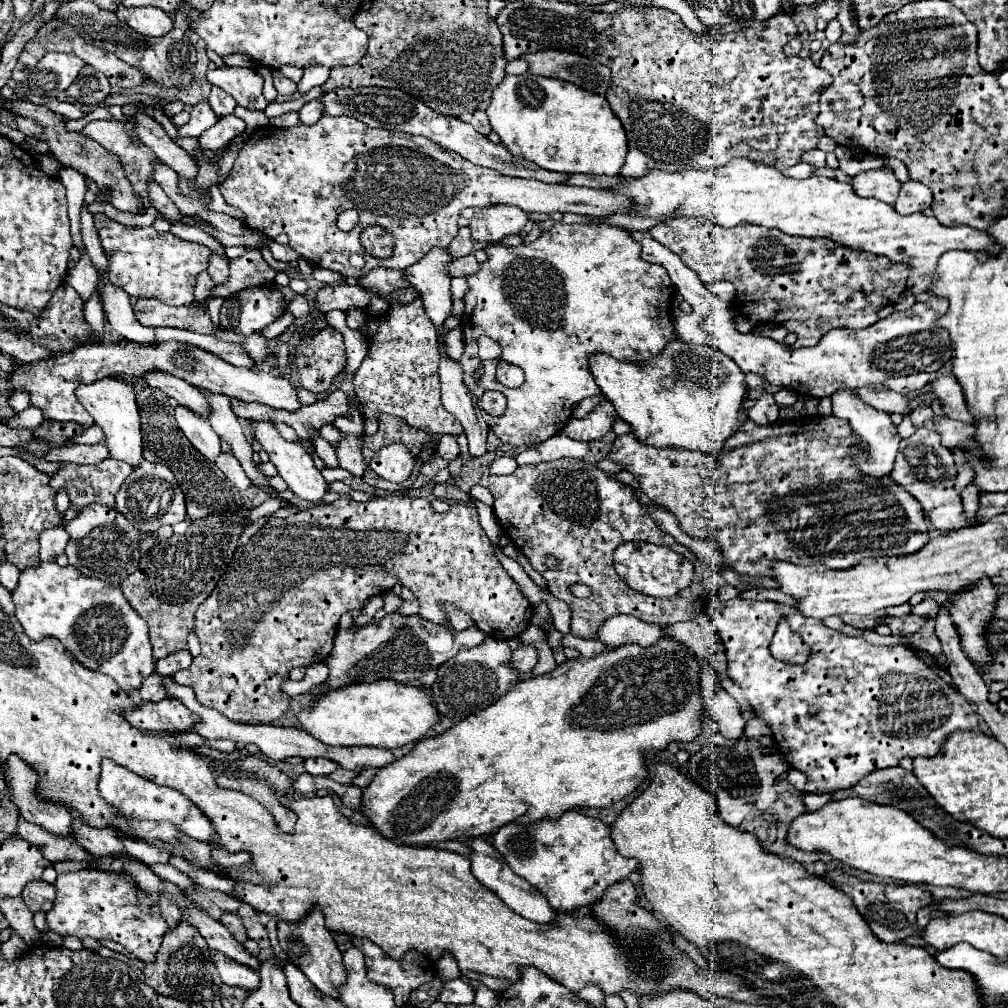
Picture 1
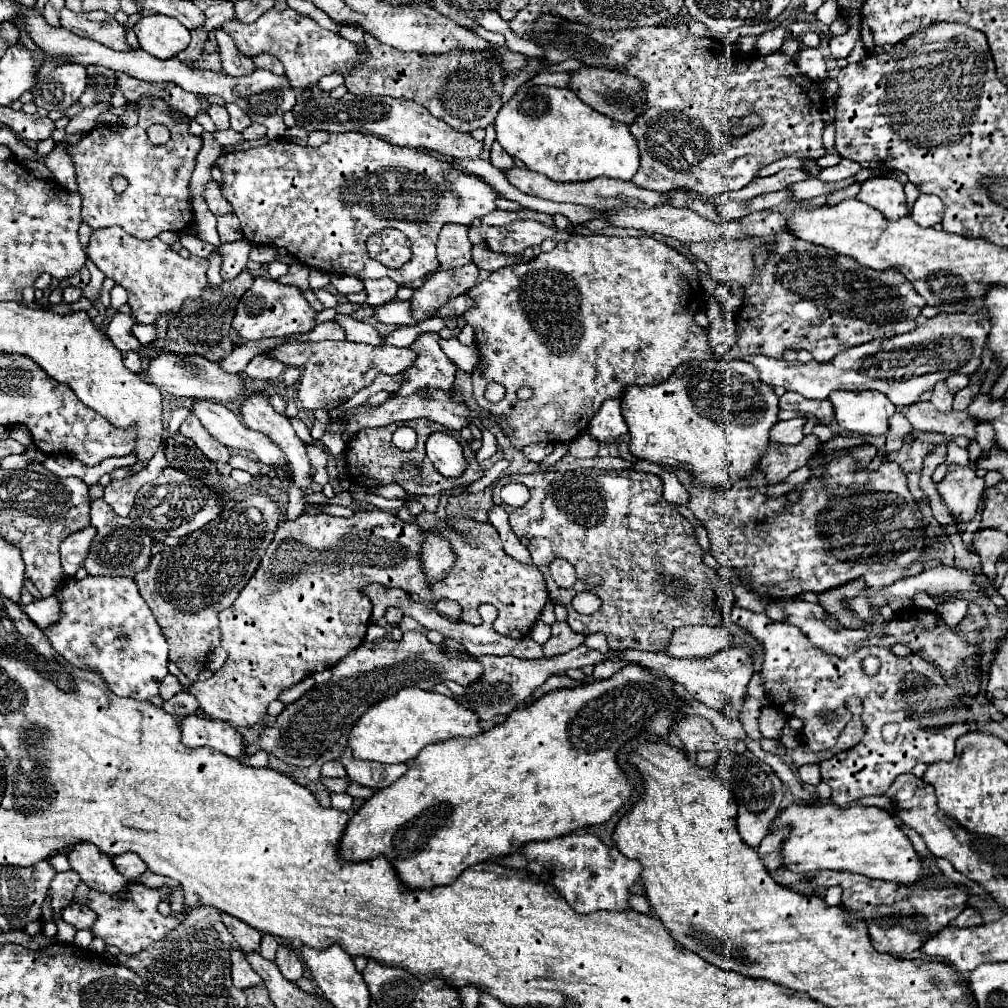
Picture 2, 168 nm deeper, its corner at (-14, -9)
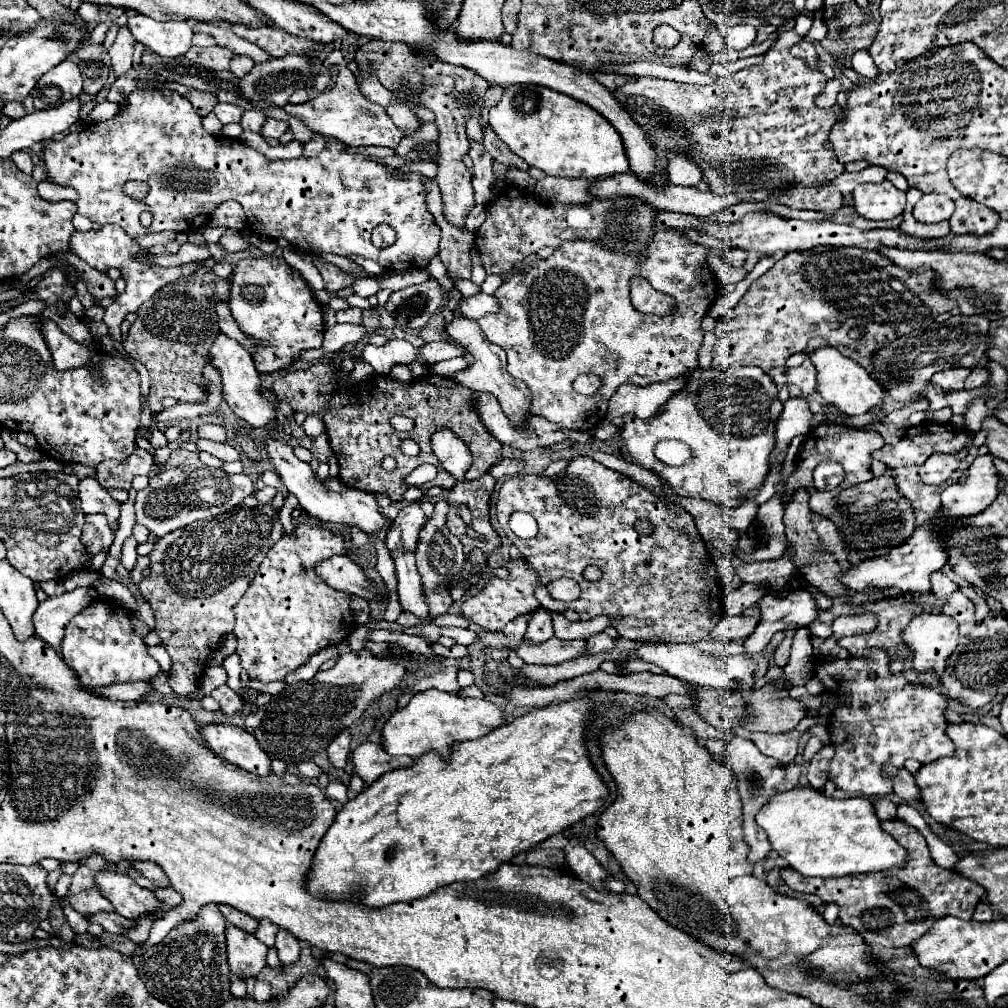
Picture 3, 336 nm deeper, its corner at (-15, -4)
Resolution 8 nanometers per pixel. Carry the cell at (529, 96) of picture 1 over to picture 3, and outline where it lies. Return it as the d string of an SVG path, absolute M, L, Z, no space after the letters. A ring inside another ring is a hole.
M507 86L501 100L489 110L489 124L495 134L529 166L541 168L549 176L559 178L605 178L621 172L629 172L629 160L625 156L623 140L599 112L591 106L559 94L545 86Z

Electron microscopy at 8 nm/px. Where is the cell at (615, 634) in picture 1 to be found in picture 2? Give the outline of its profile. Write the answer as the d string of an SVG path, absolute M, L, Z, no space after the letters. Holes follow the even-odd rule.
M682 627L672 633L664 653L668 657L706 657L732 645L724 627Z

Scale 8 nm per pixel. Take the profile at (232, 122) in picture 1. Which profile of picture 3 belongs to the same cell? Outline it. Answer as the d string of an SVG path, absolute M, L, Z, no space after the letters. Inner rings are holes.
M269 118L267 124L263 126L263 136L271 136L271 138L281 138L285 132L289 130L289 124L285 120L275 120L275 118Z

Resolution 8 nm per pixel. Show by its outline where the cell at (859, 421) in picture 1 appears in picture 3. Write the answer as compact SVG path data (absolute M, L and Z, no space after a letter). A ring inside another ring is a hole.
M819 346L817 350L809 352L809 360L817 368L817 392L823 396L827 404L835 406L839 412L845 412L849 416L861 416L869 412L873 406L879 406L885 400L887 392L865 372L865 368L861 368L851 358L839 354L841 352L831 346Z

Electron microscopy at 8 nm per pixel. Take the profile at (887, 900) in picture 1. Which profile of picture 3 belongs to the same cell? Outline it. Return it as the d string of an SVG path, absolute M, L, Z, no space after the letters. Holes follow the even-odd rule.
M899 818L893 820L881 820L883 830L893 836L899 844L903 844L903 848L907 850L907 858L903 866L895 866L883 872L871 872L871 874L863 874L863 876L843 876L839 880L815 880L815 878L807 878L807 876L799 876L799 872L795 872L789 866L781 868L781 878L783 882L797 892L805 892L805 894L817 894L825 904L837 904L839 910L839 922L843 926L853 928L857 934L863 936L865 944L869 946L909 946L913 940L921 938L933 924L935 920L943 918L943 916L957 916L963 920L971 920L975 906L979 904L979 900L985 894L985 888L975 884L973 880L967 880L963 876L959 876L955 870L945 870L939 868L931 856L929 856L929 848L925 838L921 836L921 832L905 822L901 822Z

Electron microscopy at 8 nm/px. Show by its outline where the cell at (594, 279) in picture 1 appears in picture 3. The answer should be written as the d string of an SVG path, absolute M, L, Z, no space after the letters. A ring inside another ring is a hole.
M659 230L655 232L653 236L653 242L649 246L649 252L647 252L647 258L637 258L637 256L623 256L623 254L615 254L615 252L607 252L601 244L595 244L595 242L587 242L587 240L575 240L575 242L567 242L567 244L561 244L555 254L547 260L535 260L531 268L519 272L519 274L513 274L509 280L505 280L501 284L501 288L495 292L495 298L499 300L501 304L501 312L497 314L491 314L491 316L485 316L479 320L479 326L481 330L487 334L487 338L495 344L499 344L505 354L507 354L507 372L513 376L513 378L519 378L523 380L529 390L531 390L531 396L533 396L533 404L531 404L531 414L537 414L537 416L543 416L547 418L549 422L555 422L563 428L569 428L569 430L593 430L601 420L605 420L605 412L607 412L607 402L609 398L613 396L613 392L621 386L621 384L637 384L637 386L647 386L647 384L653 384L653 382L665 382L669 378L677 378L681 374L687 374L687 372L693 372L697 368L697 350L701 348L703 344L703 330L701 330L701 318L707 314L707 310L711 308L711 304L715 302L717 298L717 282L715 282L715 276L707 264L707 254L709 254L709 248L703 246L703 244L695 244L691 242L689 238L685 238L681 232L677 230ZM633 276L643 276L649 280L649 284L659 290L659 292L665 292L669 296L673 296L677 300L677 308L671 316L665 316L665 318L659 318L659 316L645 316L641 312L637 312L633 306L631 306L631 300L629 300L629 282ZM579 374L595 374L603 380L603 386L593 394L593 396L581 396L573 390L573 380L579 376Z

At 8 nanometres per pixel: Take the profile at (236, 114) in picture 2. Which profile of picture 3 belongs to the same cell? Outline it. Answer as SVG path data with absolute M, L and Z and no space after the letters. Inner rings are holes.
M245 110L243 118L241 118L241 126L243 126L243 130L261 132L265 120L267 120L267 116L263 112L259 112L259 110Z

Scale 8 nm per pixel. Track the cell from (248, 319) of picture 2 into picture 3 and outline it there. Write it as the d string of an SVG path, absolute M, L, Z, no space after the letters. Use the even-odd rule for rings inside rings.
M263 256L239 260L231 274L229 308L239 328L261 346L253 356L261 374L291 366L303 350L319 348L323 342L323 306L317 302L307 282L283 258Z

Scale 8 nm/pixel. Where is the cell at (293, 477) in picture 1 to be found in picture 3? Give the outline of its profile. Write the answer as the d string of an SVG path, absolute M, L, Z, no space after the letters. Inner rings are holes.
M219 332L217 340L213 342L213 346L209 350L209 356L211 356L209 364L213 368L217 368L219 374L221 374L221 386L223 386L223 392L225 392L223 398L231 406L231 410L253 428L263 428L265 424L275 422L277 410L267 398L263 398L259 394L261 378L259 378L259 372L255 370L251 354L237 340L231 340L231 338L223 336L223 332Z

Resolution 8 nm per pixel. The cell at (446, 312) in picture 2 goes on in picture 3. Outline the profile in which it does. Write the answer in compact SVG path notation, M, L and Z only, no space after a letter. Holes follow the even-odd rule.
M475 294L475 296L469 296L469 298L463 298L459 300L459 312L471 320L479 320L487 314L493 314L493 312L499 312L499 302L495 296L489 296L489 294Z

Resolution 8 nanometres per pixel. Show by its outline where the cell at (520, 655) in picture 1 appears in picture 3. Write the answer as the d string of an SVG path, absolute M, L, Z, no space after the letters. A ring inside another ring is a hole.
M553 614L553 628L555 628L555 636L561 640L577 640L577 638L591 638L593 634L603 632L605 628L609 628L613 624L613 620L619 620L621 616L597 616L595 620L587 620L587 622L569 622L563 614Z

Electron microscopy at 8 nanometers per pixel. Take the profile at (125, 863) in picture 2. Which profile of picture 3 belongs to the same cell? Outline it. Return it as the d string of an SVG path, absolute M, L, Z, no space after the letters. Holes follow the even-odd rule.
M133 862L131 864L137 872L141 872L145 878L149 878L157 888L169 888L169 878L163 874L163 870L155 862Z

